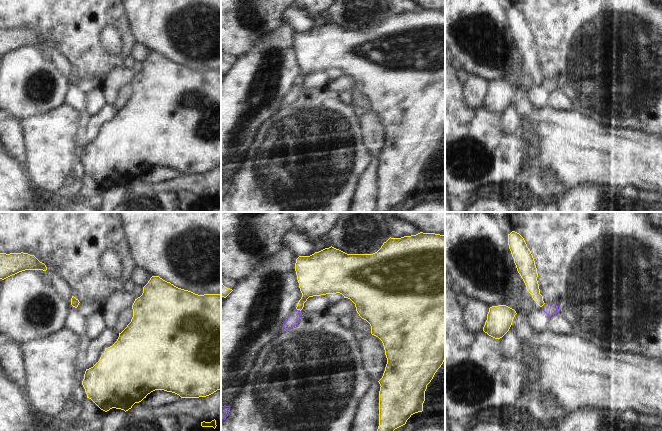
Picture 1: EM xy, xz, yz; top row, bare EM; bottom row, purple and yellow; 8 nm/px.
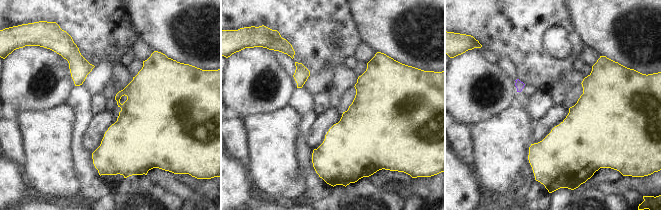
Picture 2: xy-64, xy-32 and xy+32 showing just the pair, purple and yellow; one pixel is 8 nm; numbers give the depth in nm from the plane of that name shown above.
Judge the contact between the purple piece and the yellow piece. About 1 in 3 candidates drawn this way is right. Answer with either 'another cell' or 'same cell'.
another cell

